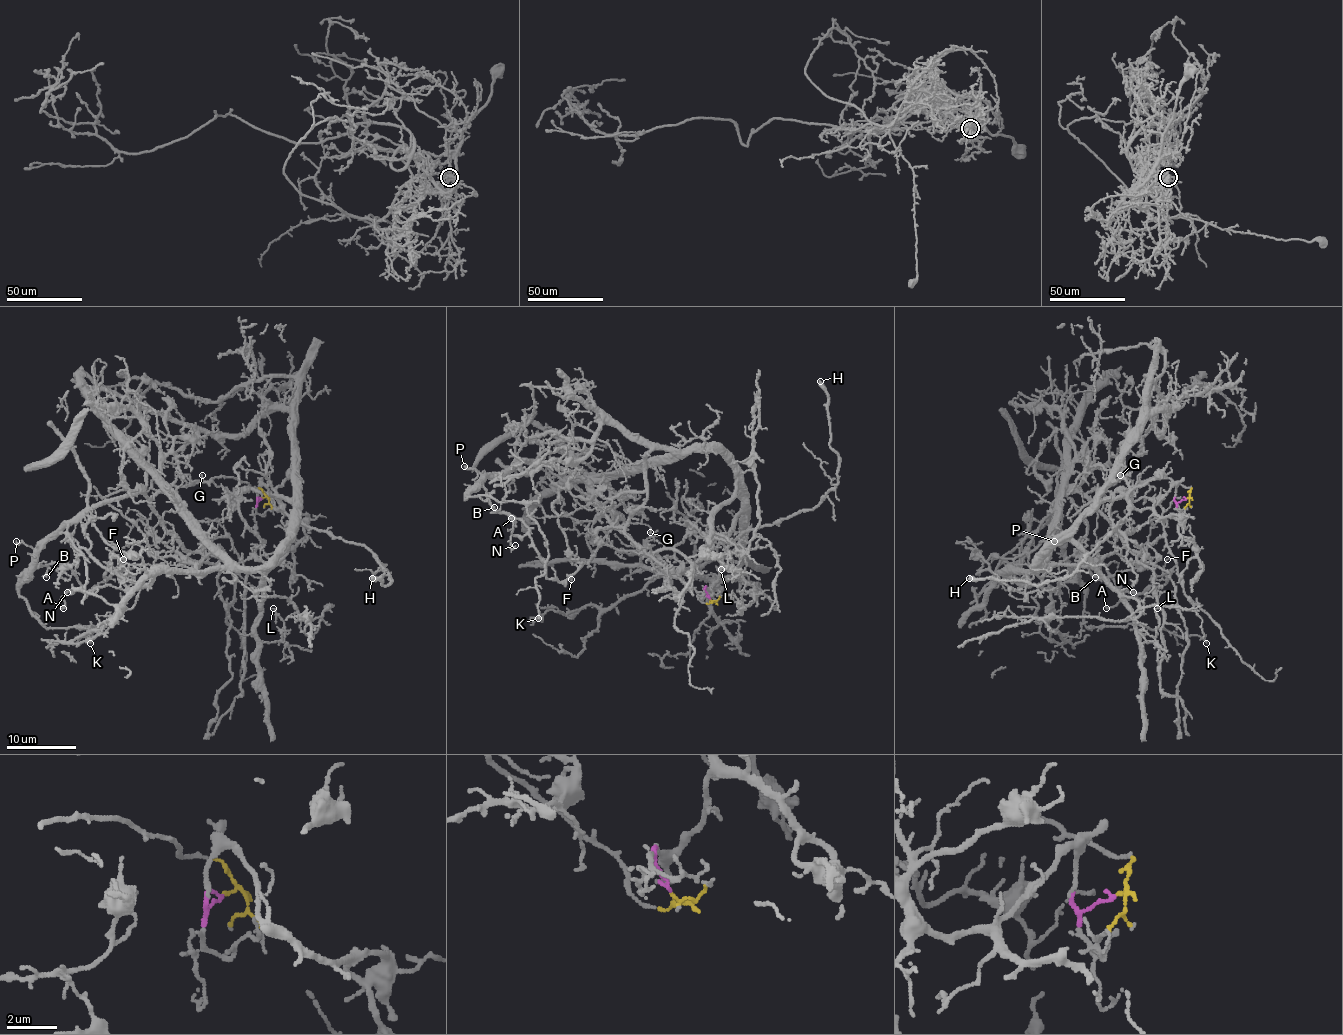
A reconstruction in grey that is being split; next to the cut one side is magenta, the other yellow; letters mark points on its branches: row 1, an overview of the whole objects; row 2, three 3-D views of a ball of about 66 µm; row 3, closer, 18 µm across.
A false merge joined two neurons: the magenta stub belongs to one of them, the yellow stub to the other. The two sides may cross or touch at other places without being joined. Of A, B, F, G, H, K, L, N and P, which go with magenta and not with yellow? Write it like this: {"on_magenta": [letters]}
{"on_magenta": ["H", "L"]}

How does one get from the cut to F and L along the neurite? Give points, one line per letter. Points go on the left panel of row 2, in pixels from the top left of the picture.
F: (262, 498), (154, 478), (153, 498), (87, 506), (35, 567), (88, 593), (123, 558)
L: (262, 498), (262, 485), (293, 506), (262, 643), (284, 631), (272, 609)

